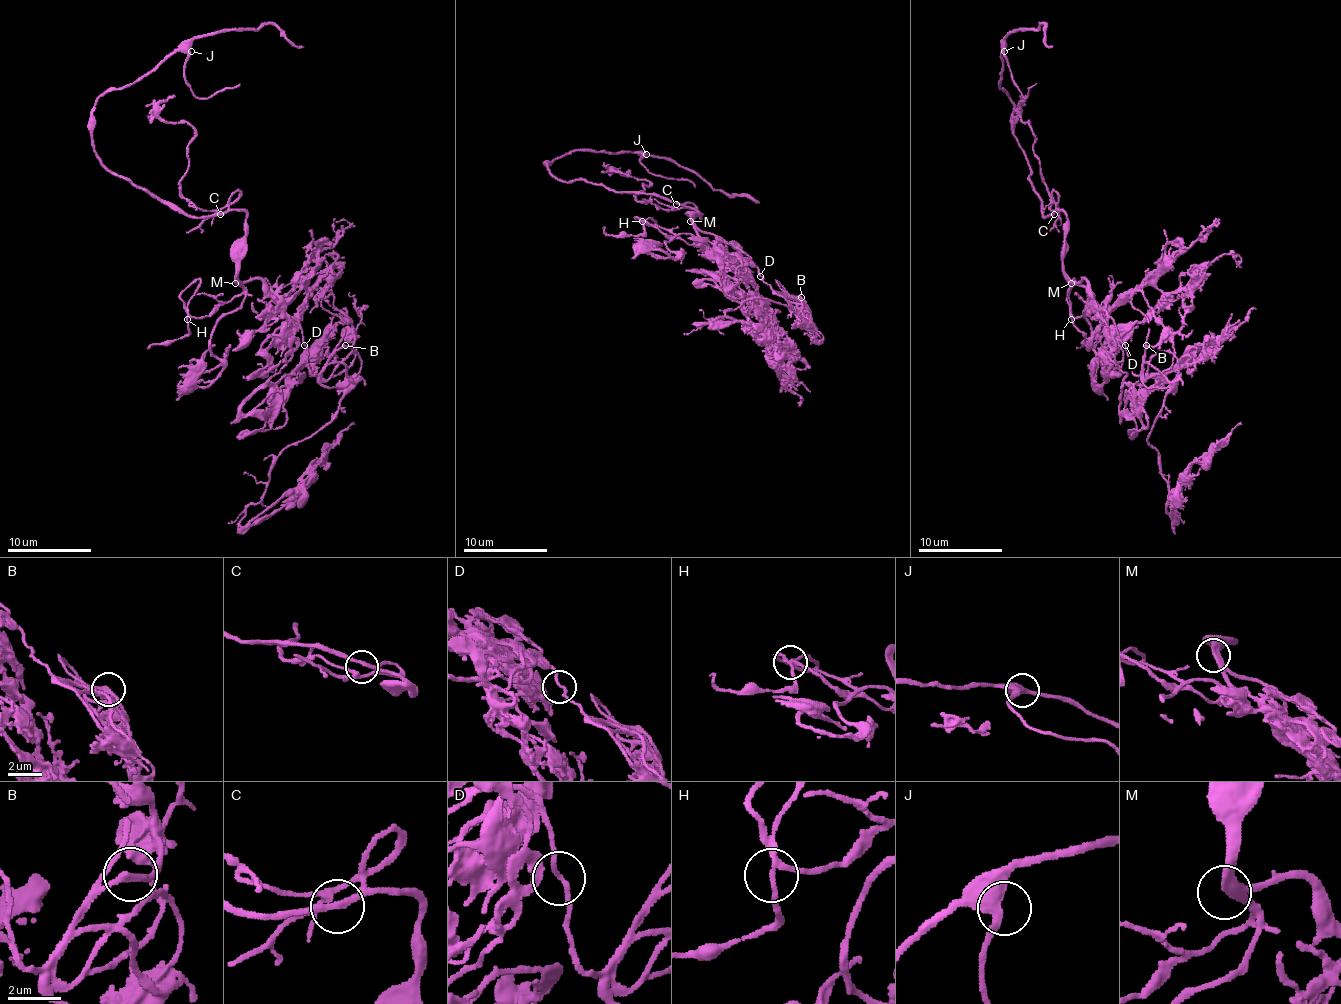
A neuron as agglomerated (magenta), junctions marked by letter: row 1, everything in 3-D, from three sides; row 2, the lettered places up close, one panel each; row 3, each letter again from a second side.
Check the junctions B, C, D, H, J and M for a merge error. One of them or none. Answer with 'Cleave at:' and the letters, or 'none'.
Cleave at: none

